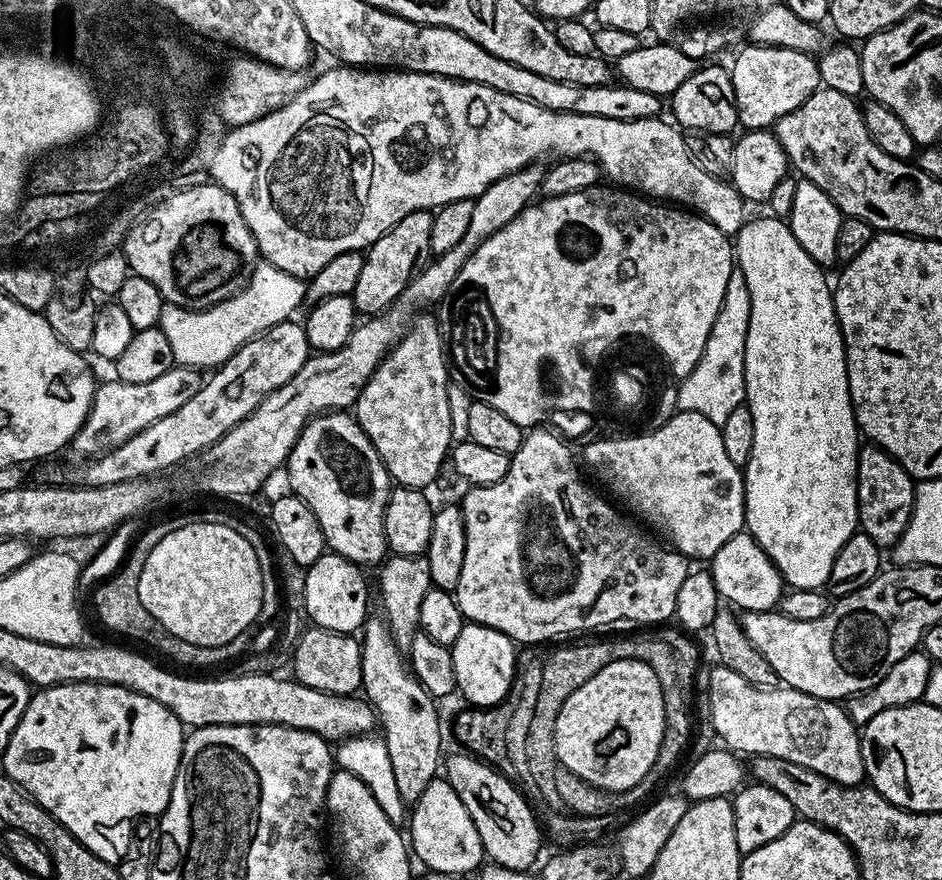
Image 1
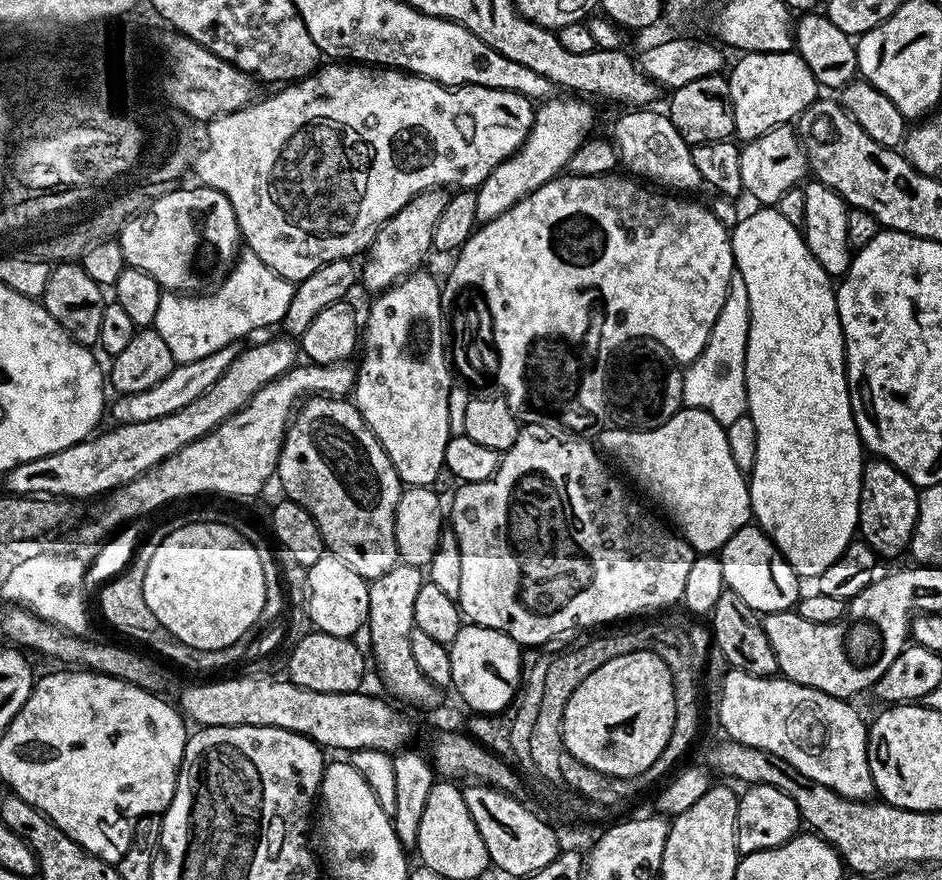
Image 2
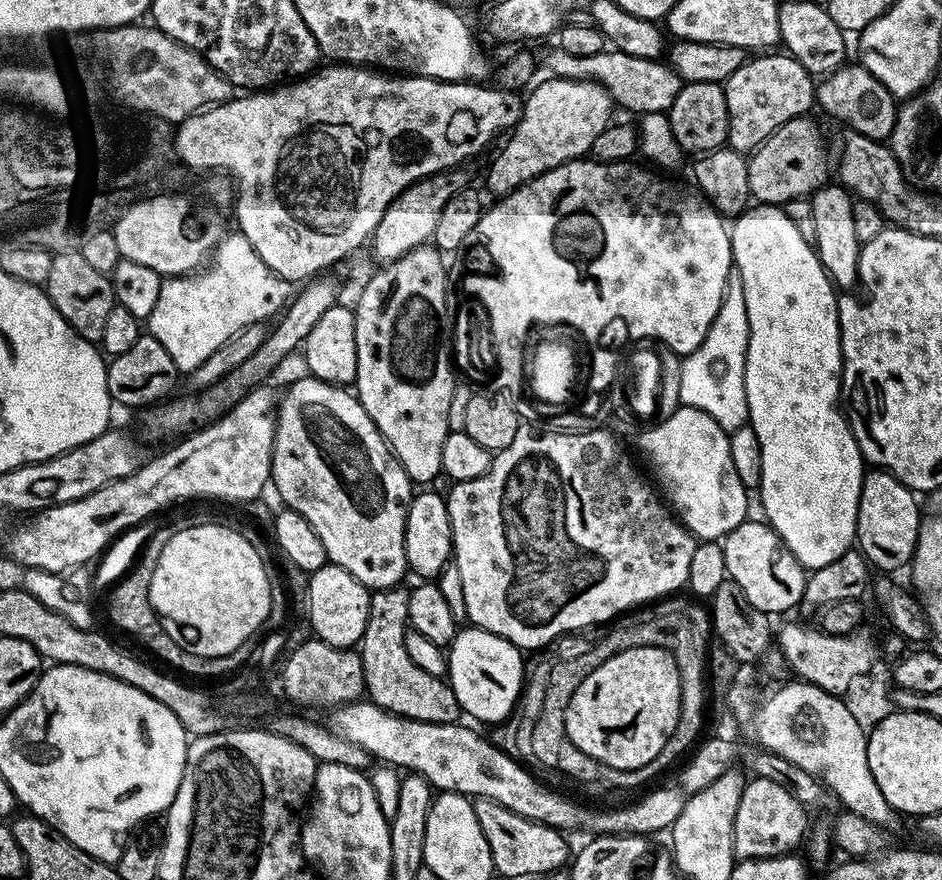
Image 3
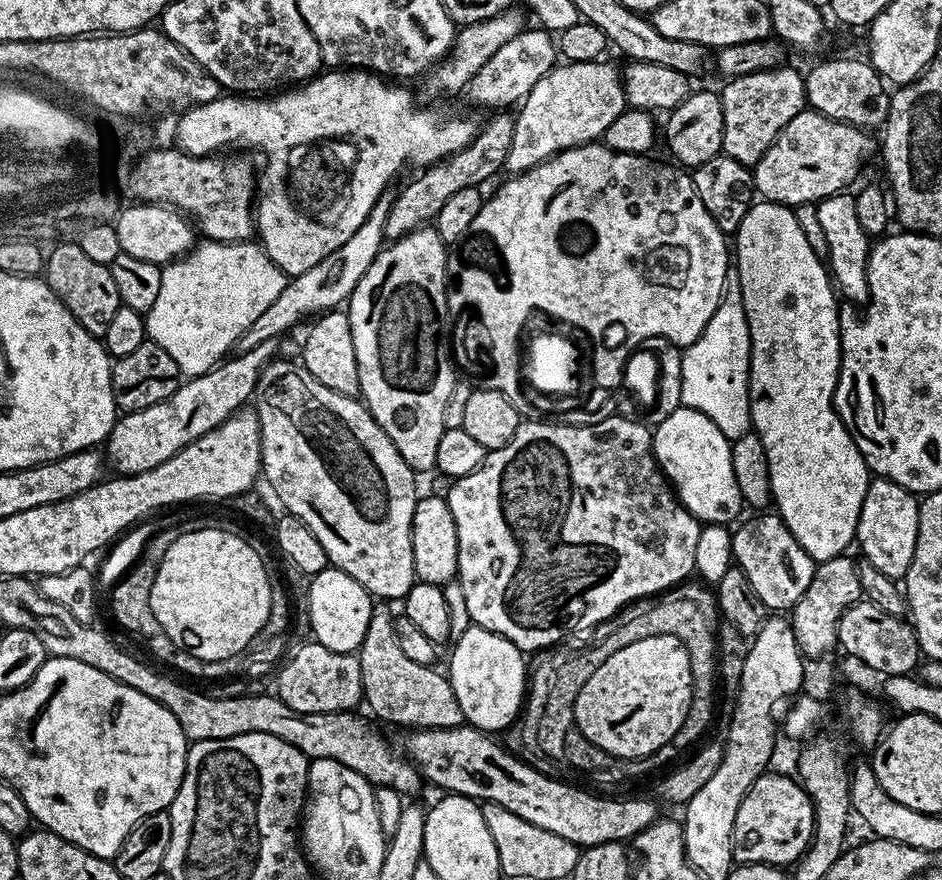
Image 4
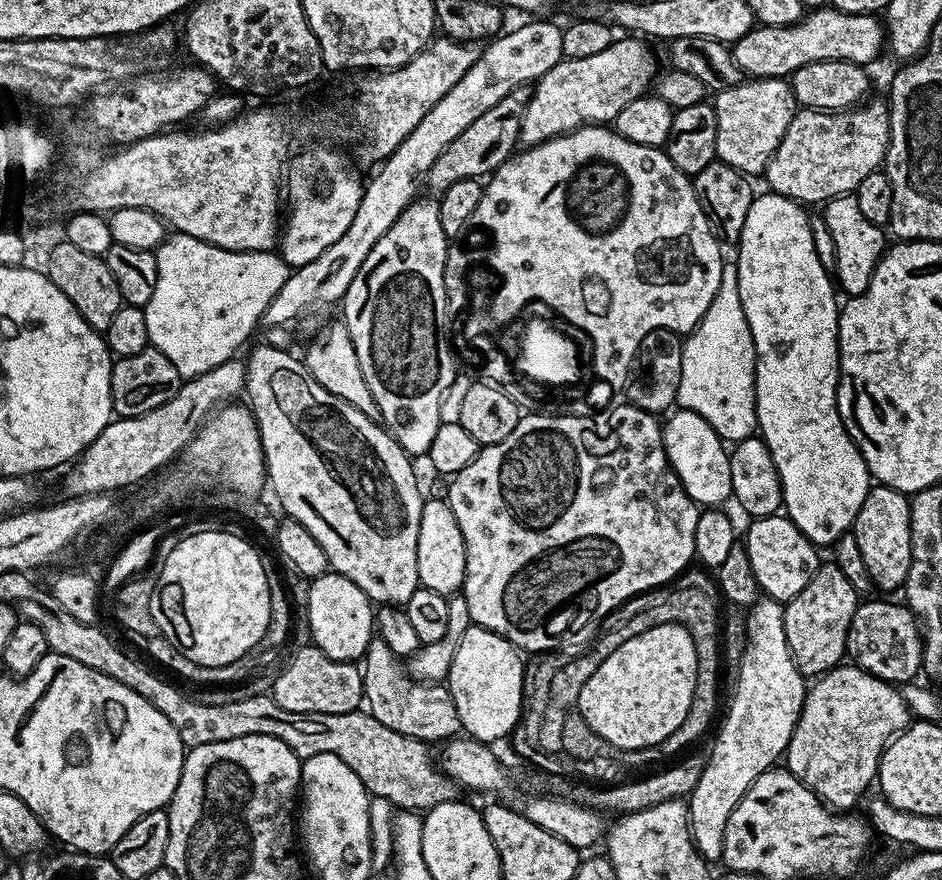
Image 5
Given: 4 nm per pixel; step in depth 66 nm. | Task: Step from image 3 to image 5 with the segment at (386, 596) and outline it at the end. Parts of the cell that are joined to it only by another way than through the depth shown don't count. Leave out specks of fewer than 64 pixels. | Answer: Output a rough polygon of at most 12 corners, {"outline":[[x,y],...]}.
{"outline":[[379,638],[362,657],[366,710],[425,742],[461,735],[440,682],[414,679]]}

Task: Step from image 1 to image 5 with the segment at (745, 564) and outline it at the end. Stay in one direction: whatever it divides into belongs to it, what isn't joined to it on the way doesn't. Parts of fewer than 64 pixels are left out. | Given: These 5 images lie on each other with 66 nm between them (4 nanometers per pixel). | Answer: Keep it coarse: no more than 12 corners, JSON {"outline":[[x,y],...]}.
{"outline":[[787,515],[762,516],[742,543],[761,593],[794,599],[817,545]]}

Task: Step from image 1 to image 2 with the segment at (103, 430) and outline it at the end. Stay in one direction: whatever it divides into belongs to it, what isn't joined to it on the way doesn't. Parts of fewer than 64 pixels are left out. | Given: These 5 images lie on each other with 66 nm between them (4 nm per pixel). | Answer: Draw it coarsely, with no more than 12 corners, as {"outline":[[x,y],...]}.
{"outline":[[237,345],[177,364],[158,386],[120,396],[125,424],[190,406],[234,362]]}

